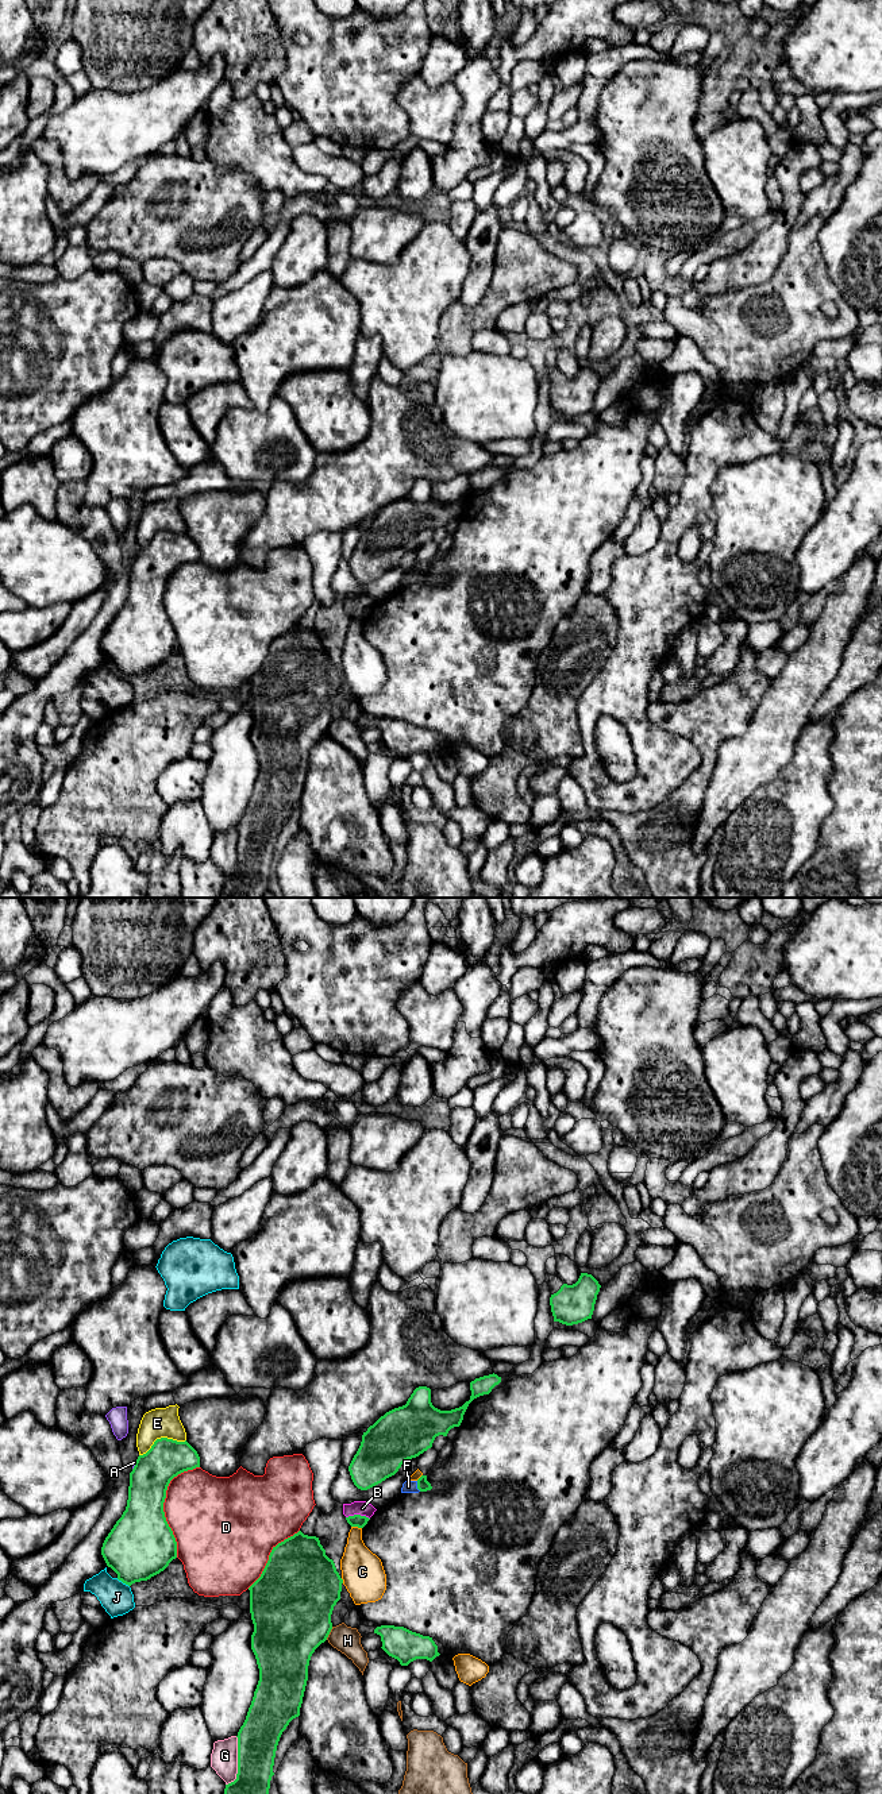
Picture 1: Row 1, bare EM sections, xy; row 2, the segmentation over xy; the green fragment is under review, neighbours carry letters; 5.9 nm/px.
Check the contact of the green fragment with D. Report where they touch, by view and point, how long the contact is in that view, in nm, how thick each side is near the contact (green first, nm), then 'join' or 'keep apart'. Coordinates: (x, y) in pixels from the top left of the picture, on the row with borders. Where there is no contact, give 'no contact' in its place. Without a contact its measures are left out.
xy (162, 1505) | 550 nm | 380/440 nm | keep apart

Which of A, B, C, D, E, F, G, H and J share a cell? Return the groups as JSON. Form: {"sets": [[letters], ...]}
{"sets": [["A"], ["B", "F"], ["C"], ["D"], ["E"], ["G"], ["H"], ["J"]]}

